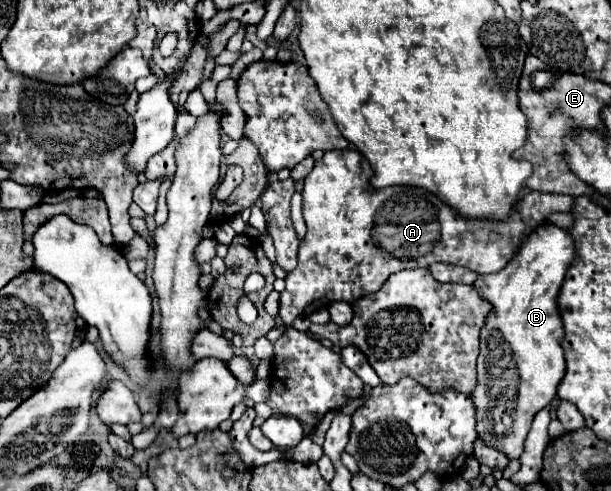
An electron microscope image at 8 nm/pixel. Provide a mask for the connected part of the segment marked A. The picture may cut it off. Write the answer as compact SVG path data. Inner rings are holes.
M331 149L327 151L319 163L315 163L313 171L305 179L303 187L303 217L307 223L307 235L299 247L299 263L285 277L285 291L279 299L279 315L285 325L291 325L301 315L311 315L313 311L327 307L335 301L353 303L359 297L379 291L389 275L401 269L417 269L429 267L431 263L443 261L451 265L469 267L471 271L495 273L513 257L519 243L537 227L543 219L547 219L555 211L573 209L573 195L553 195L529 191L513 209L513 217L507 221L491 221L491 219L463 219L455 215L443 201L439 201L429 191L417 187L389 187L389 189L373 189L369 185L371 177L369 161L355 149Z

